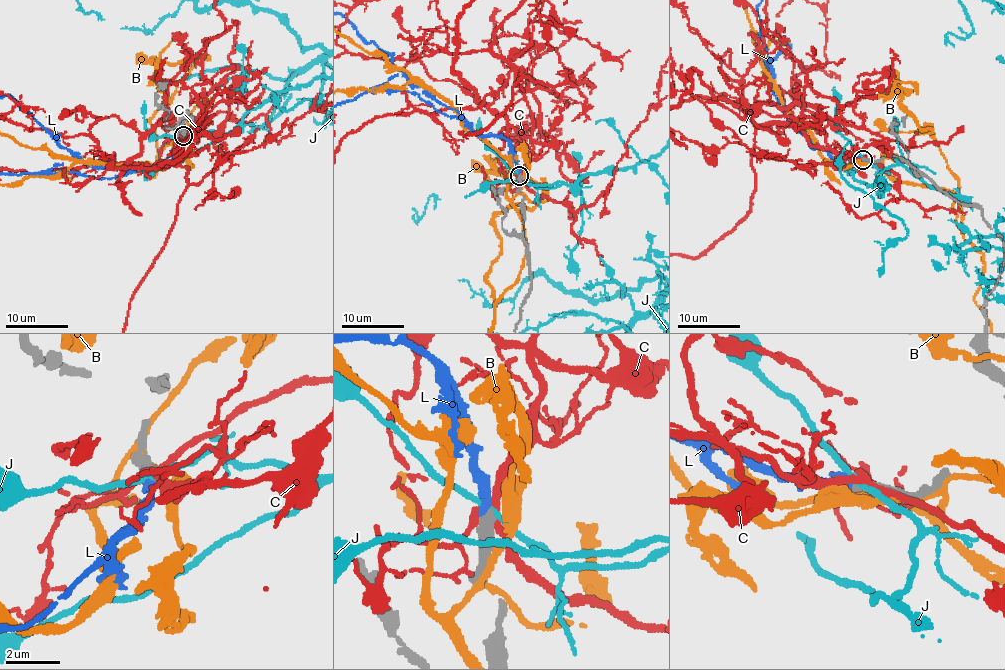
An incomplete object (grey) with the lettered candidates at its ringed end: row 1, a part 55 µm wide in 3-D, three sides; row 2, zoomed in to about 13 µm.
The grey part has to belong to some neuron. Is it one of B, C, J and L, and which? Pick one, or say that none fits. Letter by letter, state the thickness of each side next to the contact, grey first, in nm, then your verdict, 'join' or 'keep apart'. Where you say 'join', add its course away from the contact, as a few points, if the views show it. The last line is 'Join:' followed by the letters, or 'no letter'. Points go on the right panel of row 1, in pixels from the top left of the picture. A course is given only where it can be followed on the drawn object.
B: 320/240 nm | keep apart
C: 480/280 nm | keep apart
J: 420/220 nm | keep apart
L: 400/300 nm | join
Join: L

